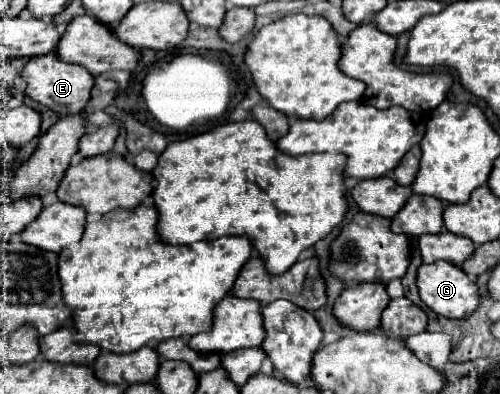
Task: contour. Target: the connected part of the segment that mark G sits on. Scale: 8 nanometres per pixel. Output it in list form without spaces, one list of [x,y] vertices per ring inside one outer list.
[[[437,260],[433,264],[421,264],[417,270],[417,288],[419,288],[419,298],[427,304],[427,308],[445,318],[463,318],[467,316],[467,312],[475,312],[479,304],[475,282],[467,278],[467,274],[463,274],[461,268],[447,264],[445,260]]]

